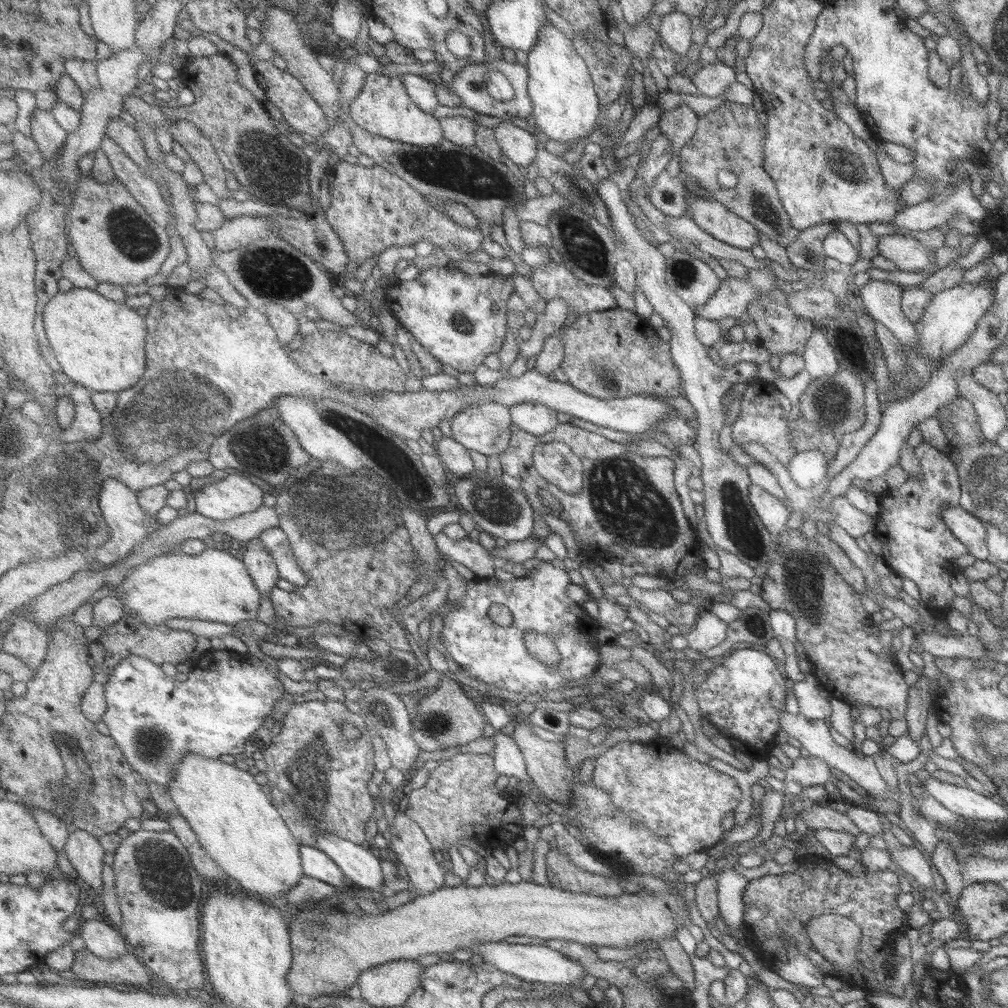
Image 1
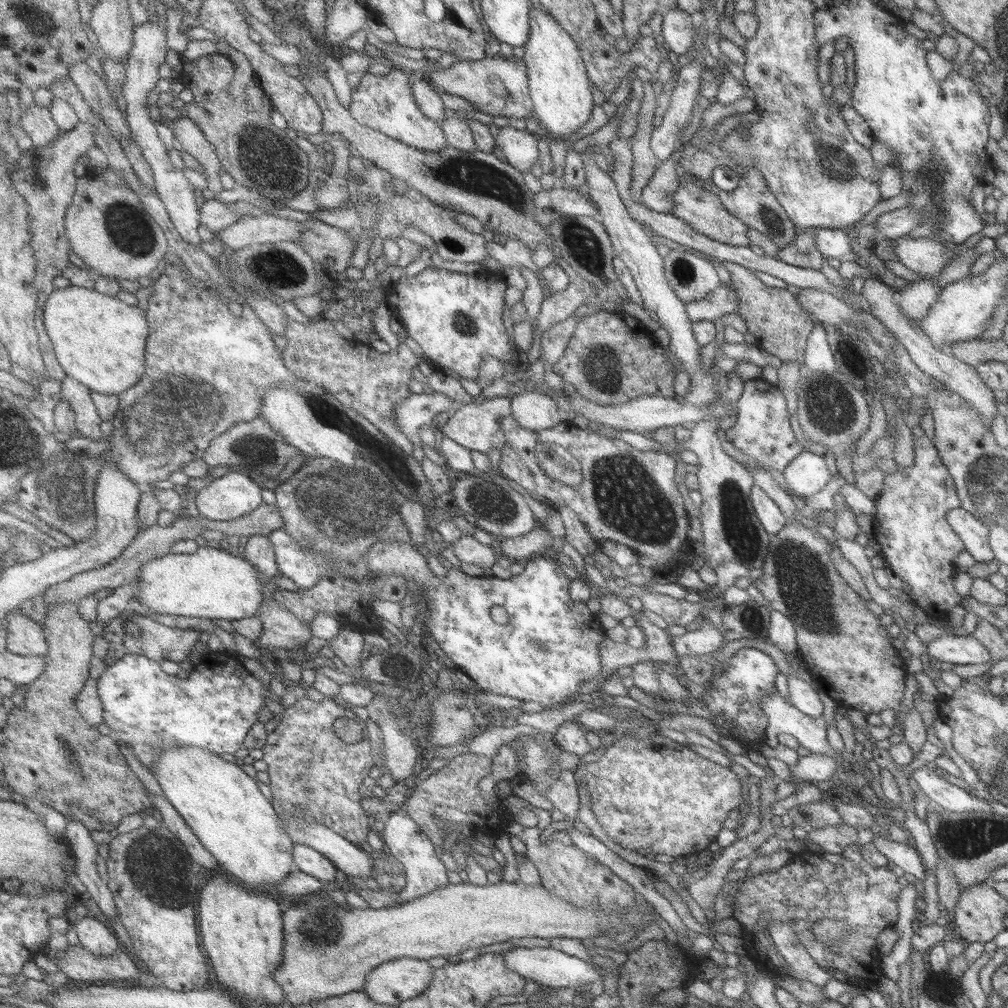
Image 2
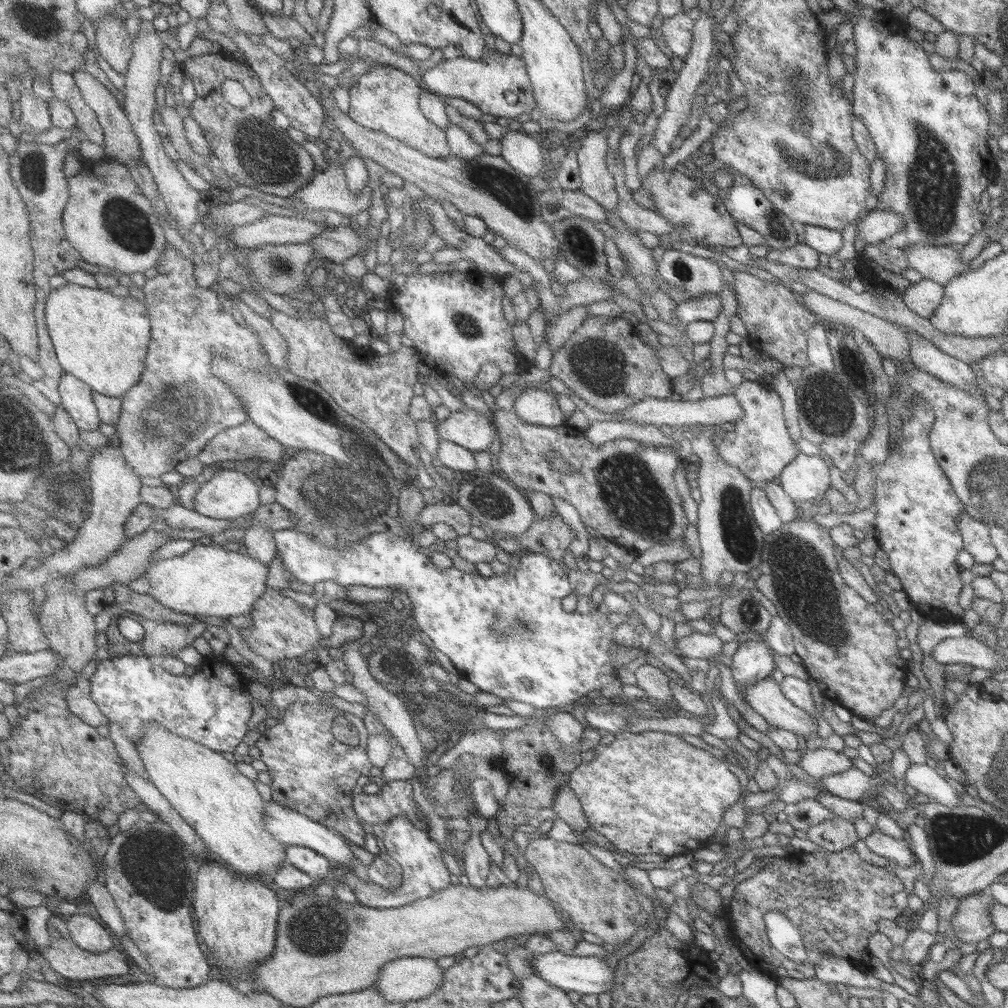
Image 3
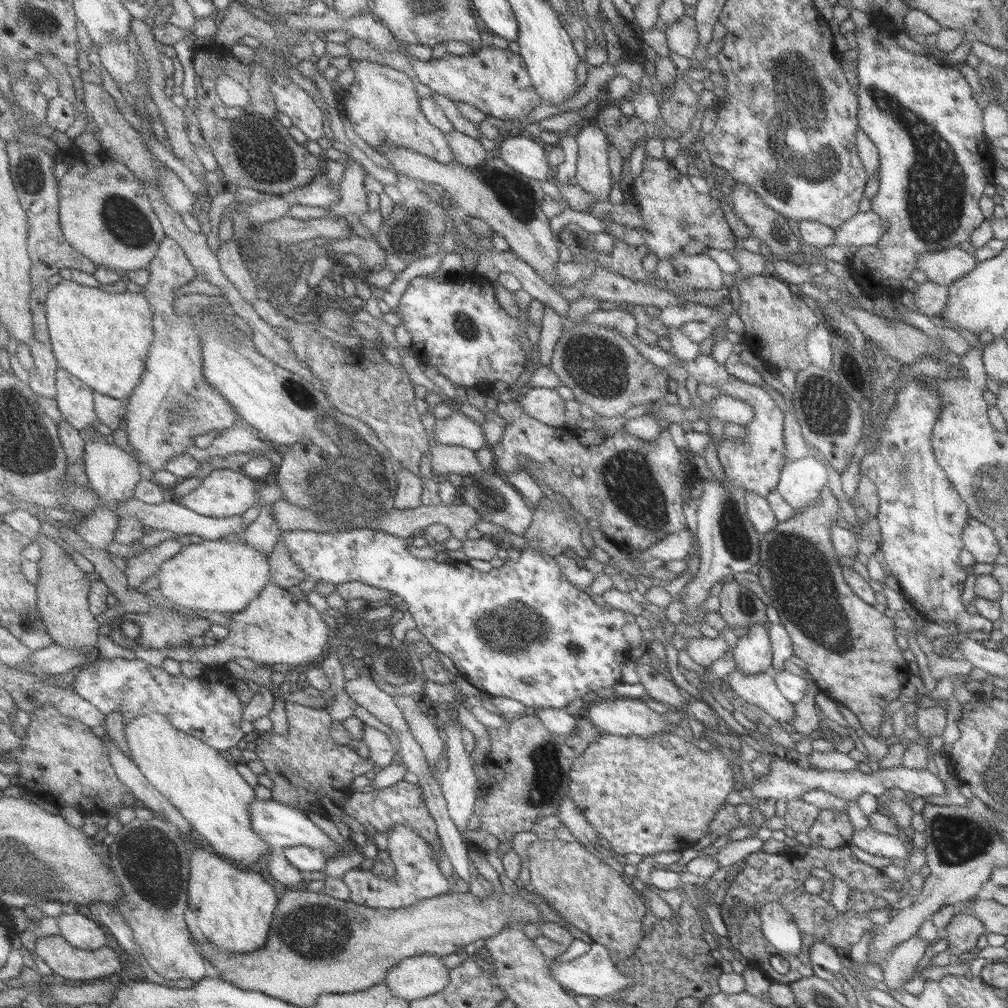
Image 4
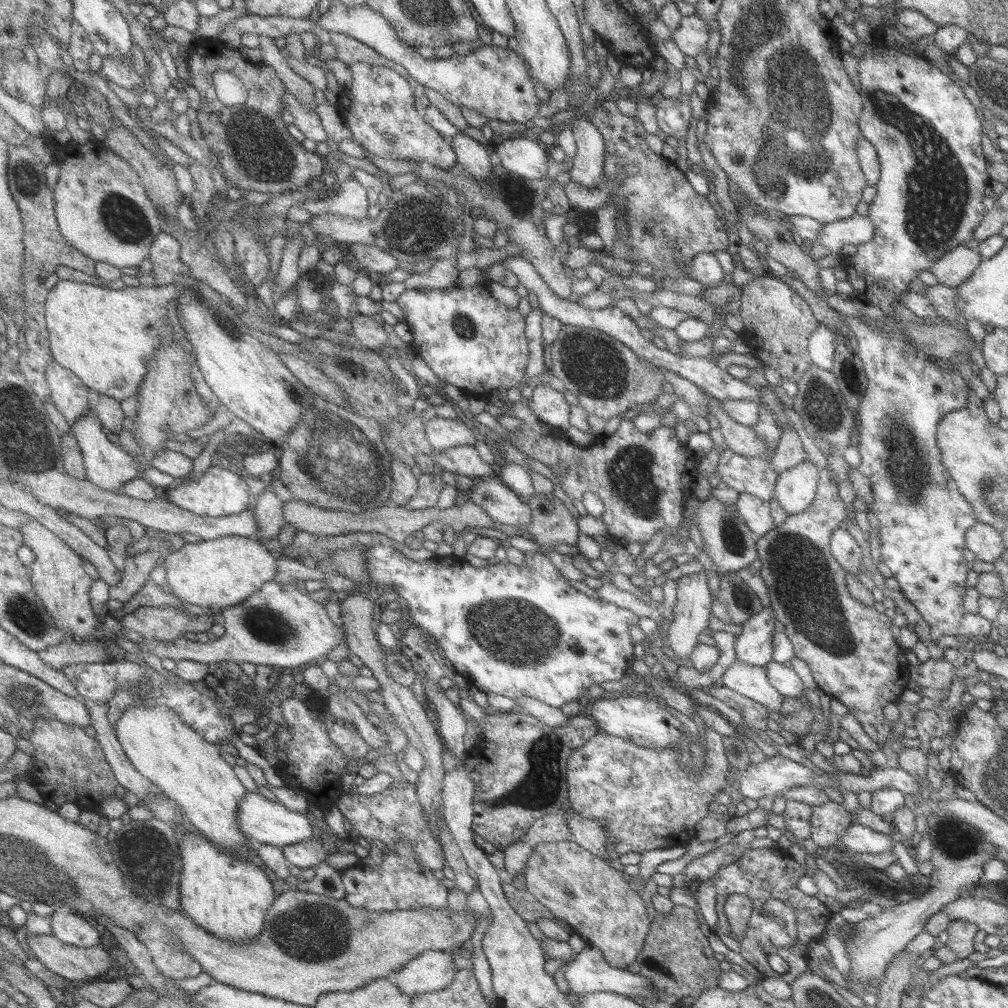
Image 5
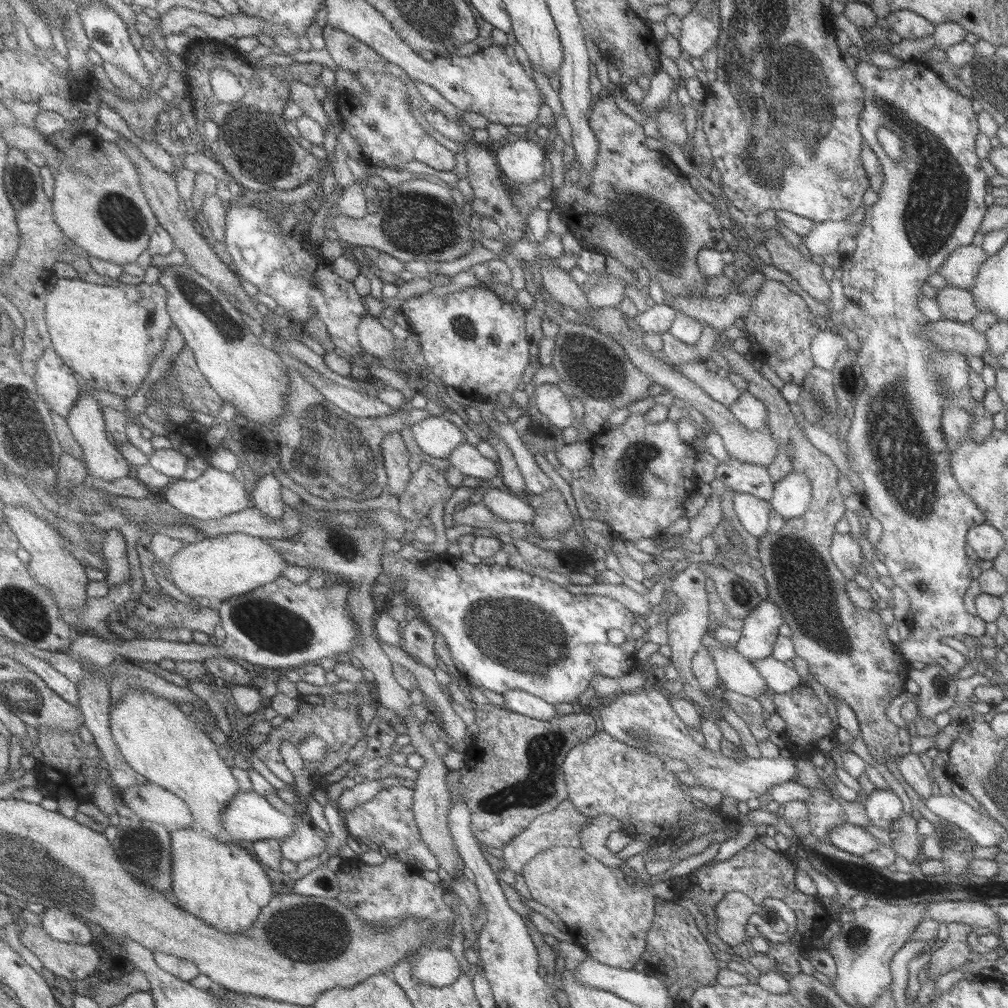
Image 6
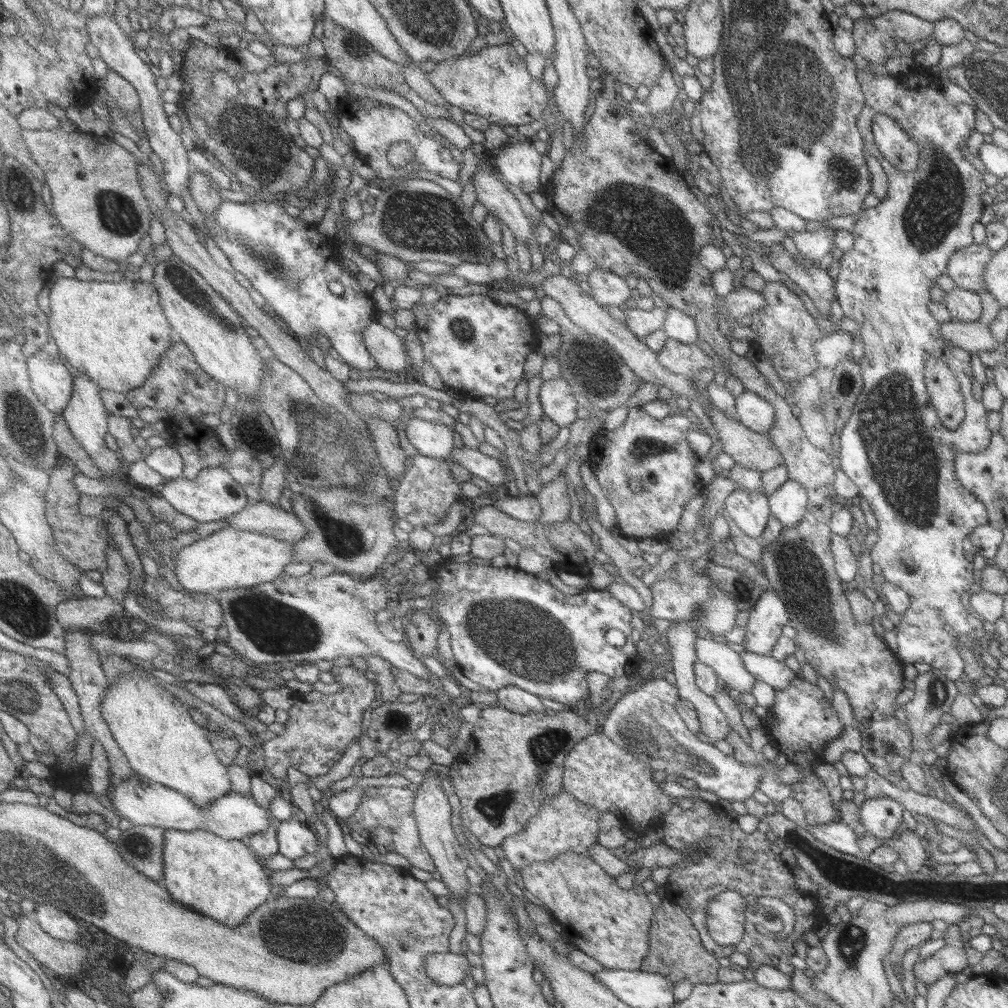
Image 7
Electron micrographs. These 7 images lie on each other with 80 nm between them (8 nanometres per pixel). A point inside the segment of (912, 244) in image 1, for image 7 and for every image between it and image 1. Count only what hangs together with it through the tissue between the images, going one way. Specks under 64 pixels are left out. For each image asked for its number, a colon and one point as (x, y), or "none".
2: (926, 258)
3: (939, 264)
4: (947, 266)
5: (954, 267)
6: (959, 269)
7: (965, 267)

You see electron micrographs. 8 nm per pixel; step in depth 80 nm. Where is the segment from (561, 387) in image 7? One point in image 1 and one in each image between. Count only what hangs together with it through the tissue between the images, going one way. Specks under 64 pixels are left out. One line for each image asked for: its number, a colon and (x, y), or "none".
1: (534, 418)
2: (535, 411)
3: (534, 405)
4: (544, 404)
5: (549, 405)
6: (551, 401)

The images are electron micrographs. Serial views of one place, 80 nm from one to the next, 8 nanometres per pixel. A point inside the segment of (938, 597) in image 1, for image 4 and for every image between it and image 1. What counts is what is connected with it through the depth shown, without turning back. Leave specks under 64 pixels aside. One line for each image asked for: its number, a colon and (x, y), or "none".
2: (917, 545)
3: (915, 521)
4: (920, 516)

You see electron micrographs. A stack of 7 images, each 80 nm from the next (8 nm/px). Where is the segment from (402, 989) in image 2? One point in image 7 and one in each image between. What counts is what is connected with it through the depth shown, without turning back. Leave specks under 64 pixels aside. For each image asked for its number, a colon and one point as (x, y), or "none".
3: (407, 979)
4: (420, 977)
5: (433, 970)
6: (436, 967)
7: (448, 969)

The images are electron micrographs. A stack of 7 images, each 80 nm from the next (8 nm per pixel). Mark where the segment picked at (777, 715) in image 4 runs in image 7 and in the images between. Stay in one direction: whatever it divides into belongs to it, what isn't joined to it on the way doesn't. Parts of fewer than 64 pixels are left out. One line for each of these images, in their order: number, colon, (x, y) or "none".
5: (749, 681)
6: (735, 674)
7: (726, 664)

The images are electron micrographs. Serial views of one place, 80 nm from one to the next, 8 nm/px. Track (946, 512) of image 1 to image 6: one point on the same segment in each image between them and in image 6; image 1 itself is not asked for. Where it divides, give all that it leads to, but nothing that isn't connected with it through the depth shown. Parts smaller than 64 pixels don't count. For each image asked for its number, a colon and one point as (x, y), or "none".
2: (973, 534)
3: (975, 540)
4: (978, 539)
5: (982, 540)
6: (984, 540)

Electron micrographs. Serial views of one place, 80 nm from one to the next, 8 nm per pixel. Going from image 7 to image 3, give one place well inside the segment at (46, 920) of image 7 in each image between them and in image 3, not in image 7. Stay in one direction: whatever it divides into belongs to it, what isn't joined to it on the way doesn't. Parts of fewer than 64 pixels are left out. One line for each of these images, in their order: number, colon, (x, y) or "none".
3: (85, 931)
4: (81, 931)
5: (71, 928)
6: (64, 926)

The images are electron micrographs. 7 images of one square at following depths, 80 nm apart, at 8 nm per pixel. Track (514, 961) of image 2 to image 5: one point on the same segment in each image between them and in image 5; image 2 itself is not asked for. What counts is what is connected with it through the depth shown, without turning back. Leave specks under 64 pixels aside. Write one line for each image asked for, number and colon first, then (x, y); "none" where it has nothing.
3: (587, 975)
4: (593, 974)
5: (588, 974)

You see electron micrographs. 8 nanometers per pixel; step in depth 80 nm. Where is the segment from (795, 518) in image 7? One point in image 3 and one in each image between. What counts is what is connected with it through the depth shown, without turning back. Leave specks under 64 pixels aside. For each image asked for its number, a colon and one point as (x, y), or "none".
3: (805, 478)
4: (801, 480)
5: (794, 489)
6: (790, 497)

